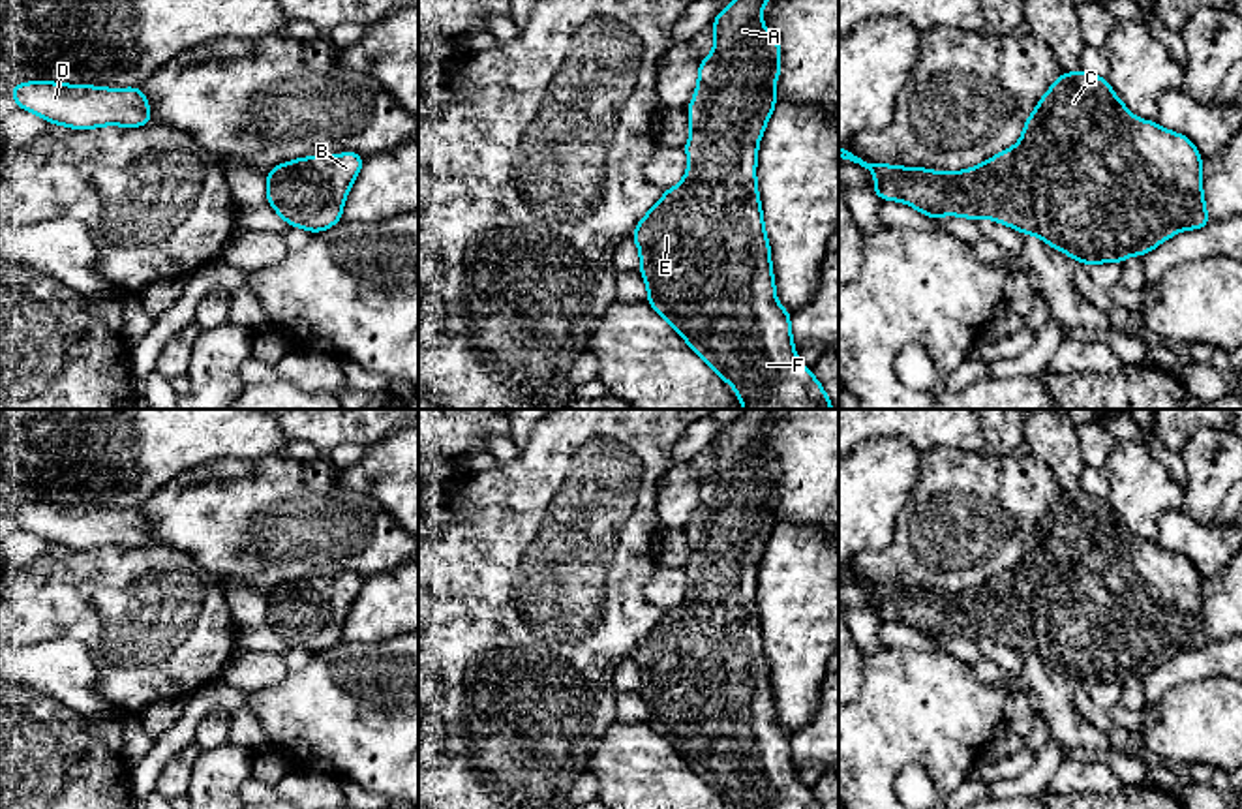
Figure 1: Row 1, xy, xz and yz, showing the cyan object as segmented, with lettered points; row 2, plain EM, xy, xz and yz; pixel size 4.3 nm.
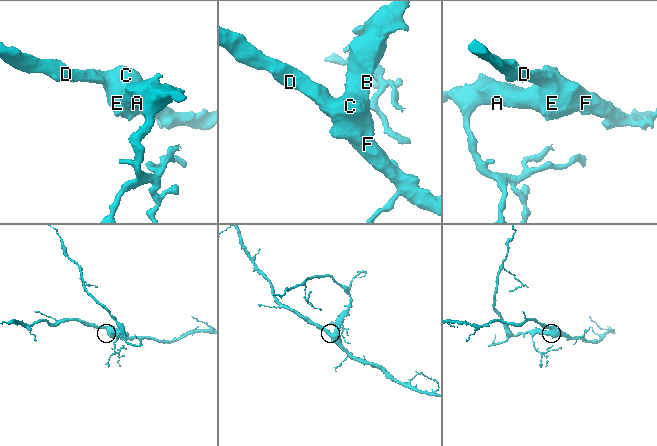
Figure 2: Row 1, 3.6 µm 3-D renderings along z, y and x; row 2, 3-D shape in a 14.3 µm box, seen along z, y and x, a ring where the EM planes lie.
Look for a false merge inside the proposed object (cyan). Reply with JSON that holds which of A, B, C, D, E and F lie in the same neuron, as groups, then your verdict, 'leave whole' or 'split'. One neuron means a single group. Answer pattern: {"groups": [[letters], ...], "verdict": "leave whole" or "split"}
{"groups": [["A", "B", "C", "D", "E", "F"]], "verdict": "leave whole"}

